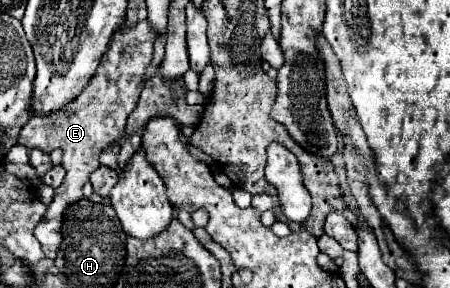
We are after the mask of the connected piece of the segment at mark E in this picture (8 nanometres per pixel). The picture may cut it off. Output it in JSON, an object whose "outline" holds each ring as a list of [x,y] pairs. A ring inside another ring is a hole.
{"outline":[[[139,21],[137,25],[123,23],[111,37],[109,49],[103,55],[97,73],[91,77],[87,87],[65,107],[69,111],[53,111],[49,115],[41,115],[31,111],[29,121],[23,125],[17,143],[25,145],[27,149],[41,149],[41,151],[63,151],[63,167],[67,169],[65,183],[55,189],[55,199],[47,207],[43,219],[35,227],[35,237],[39,239],[45,257],[55,259],[59,249],[59,223],[63,211],[67,209],[69,201],[79,201],[83,197],[81,189],[89,181],[91,171],[99,165],[99,153],[113,141],[125,137],[125,123],[129,113],[135,109],[137,99],[141,95],[143,83],[141,77],[145,67],[151,63],[153,57],[153,41],[151,27]]]}

